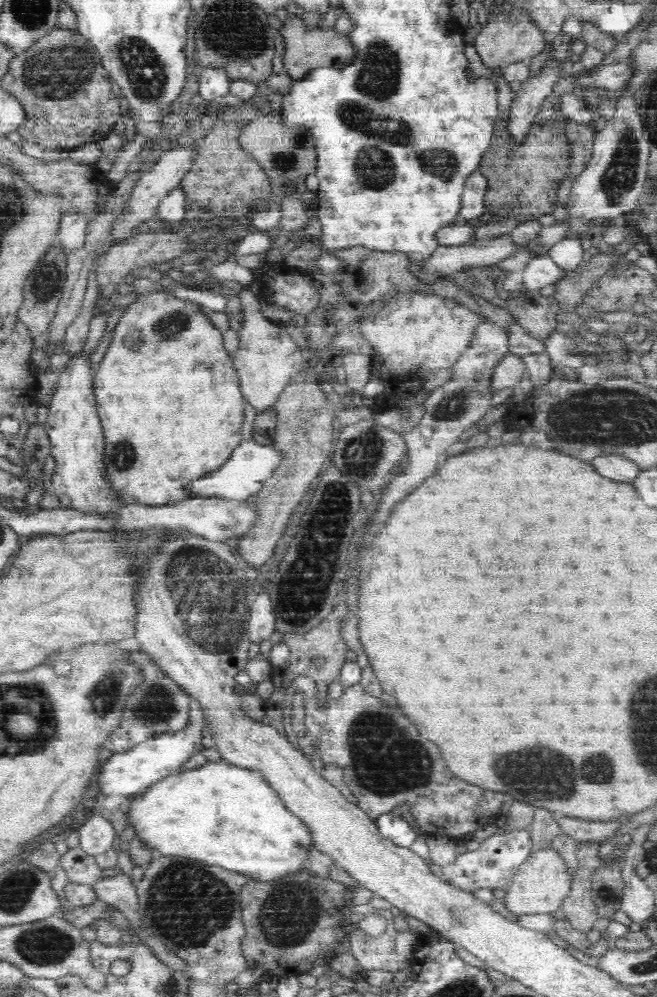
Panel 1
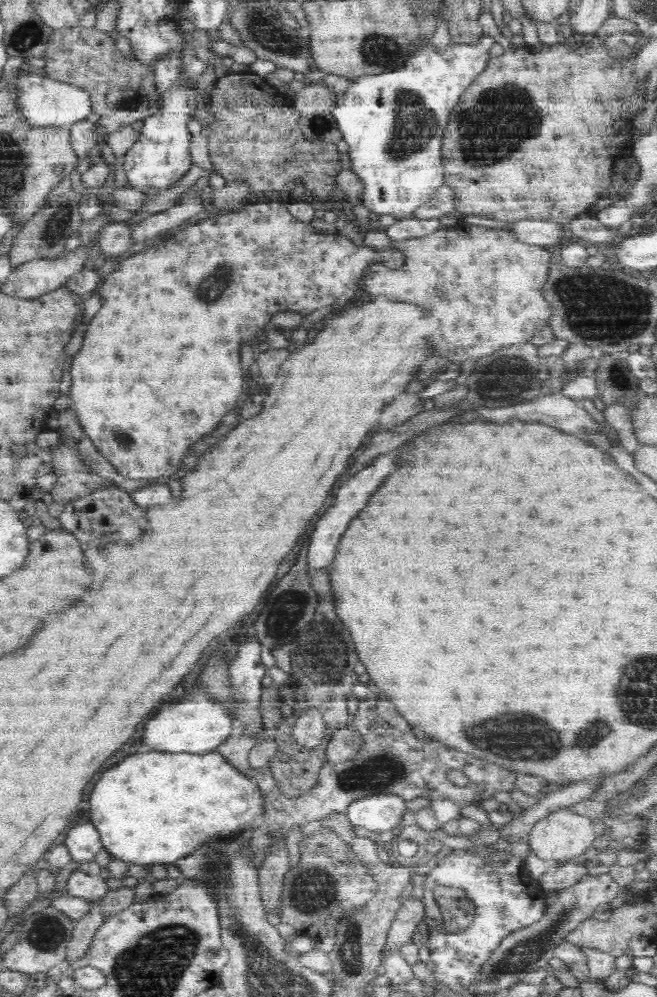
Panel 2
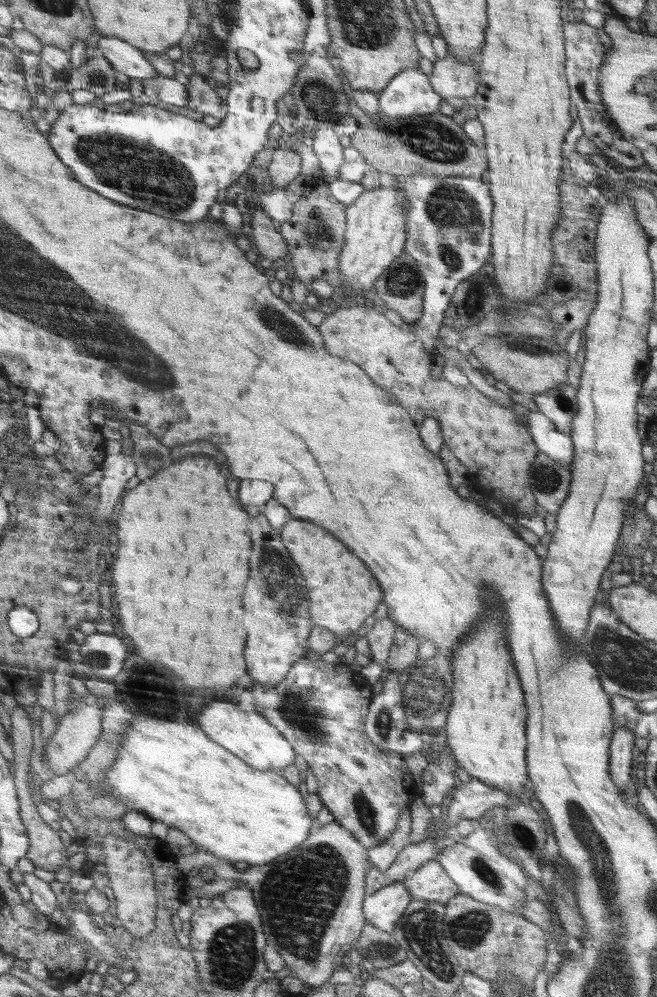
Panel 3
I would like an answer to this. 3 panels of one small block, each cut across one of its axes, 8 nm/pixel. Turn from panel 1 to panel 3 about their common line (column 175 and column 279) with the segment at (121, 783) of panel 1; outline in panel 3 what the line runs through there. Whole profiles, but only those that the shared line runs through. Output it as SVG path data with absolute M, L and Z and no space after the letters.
M216 702L216 704L208 706L206 712L201 714L200 724L204 731L208 732L215 742L244 758L252 768L282 772L286 766L299 761L298 754L290 742L282 736L283 733L274 728L275 725L270 724L266 720L266 716L262 716L258 712L244 712L236 704Z

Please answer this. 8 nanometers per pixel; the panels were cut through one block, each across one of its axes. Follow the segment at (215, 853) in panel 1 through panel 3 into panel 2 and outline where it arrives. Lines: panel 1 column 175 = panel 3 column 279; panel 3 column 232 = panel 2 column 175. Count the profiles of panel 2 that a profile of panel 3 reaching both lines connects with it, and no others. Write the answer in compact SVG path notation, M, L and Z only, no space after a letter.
M148 750L148 752L138 752L138 754L130 754L126 756L122 762L118 762L114 768L106 770L102 774L102 778L96 782L92 794L90 794L90 823L92 823L99 832L102 846L104 850L110 854L112 859L120 859L130 864L145 865L172 865L176 864L179 858L190 854L192 850L196 850L200 846L200 842L206 842L210 836L222 834L236 834L240 830L244 830L245 826L251 826L256 815L260 815L260 806L262 806L262 794L250 776L246 776L234 767L230 766L226 759L217 750L204 754L194 754L191 752L172 752L170 750Z

